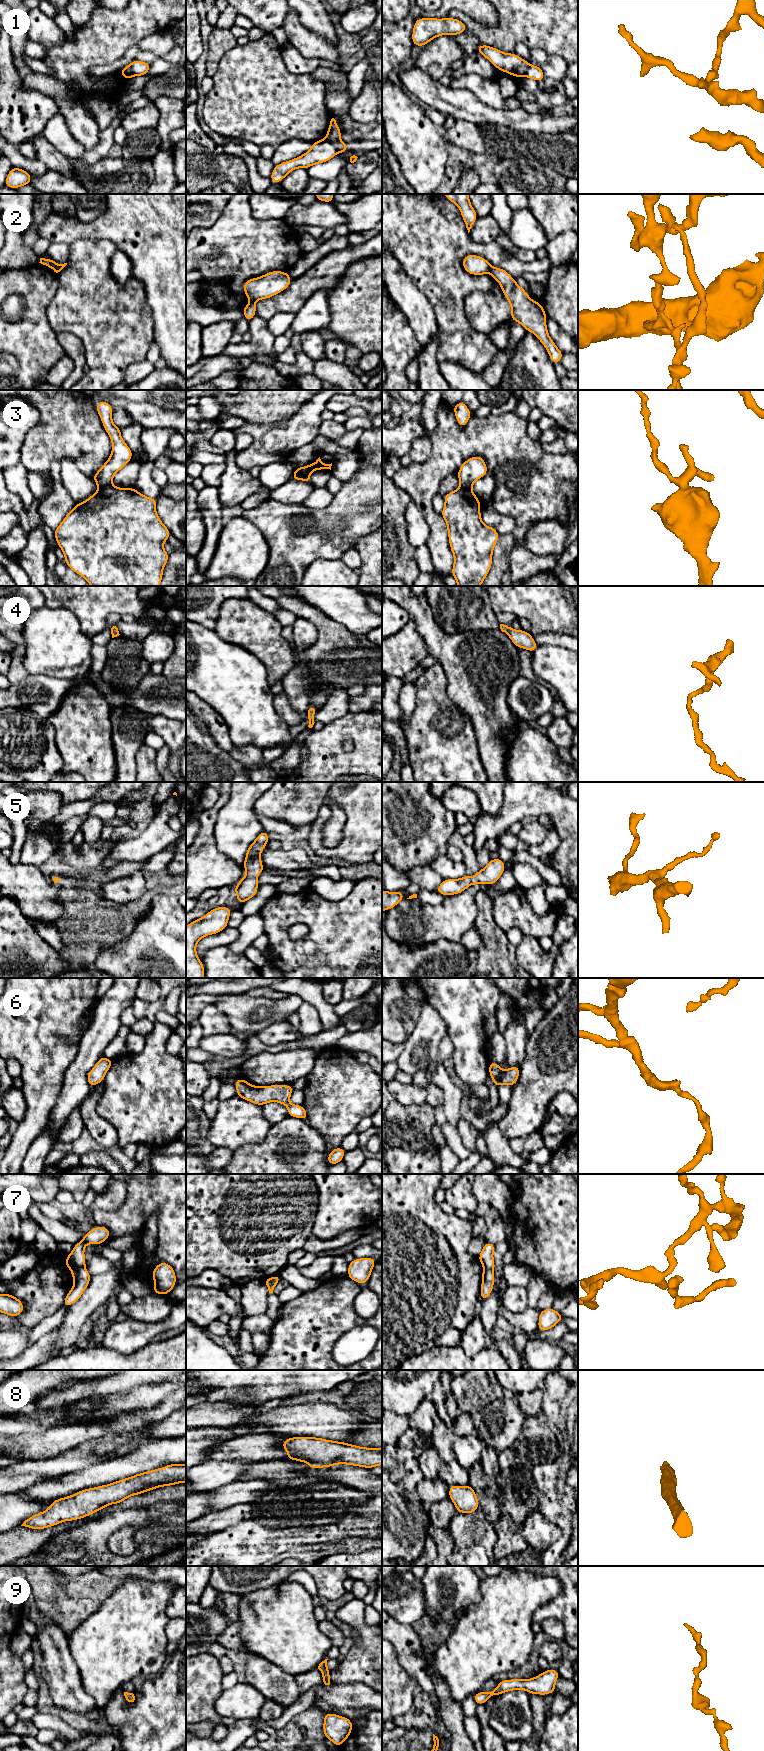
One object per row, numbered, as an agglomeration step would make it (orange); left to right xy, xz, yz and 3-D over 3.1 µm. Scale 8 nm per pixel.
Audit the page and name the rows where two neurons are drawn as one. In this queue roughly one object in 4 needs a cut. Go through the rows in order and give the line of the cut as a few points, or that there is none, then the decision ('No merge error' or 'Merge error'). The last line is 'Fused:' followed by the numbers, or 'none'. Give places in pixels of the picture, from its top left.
1: Split along xz (325, 138), (337, 152). Merge error
2: Split along yz (492, 267), (488, 272). Merge error
3: Split along xz (296, 468), (302, 474), (302, 479). Merge error
4: No split. No merge error
5: No split. No merge error
6: No split. No merge error
7: Split along xy (84, 1266), (72, 1270). Merge error
8: No split. No merge error
9: No split. No merge error
Fused: 1, 2, 3, 7

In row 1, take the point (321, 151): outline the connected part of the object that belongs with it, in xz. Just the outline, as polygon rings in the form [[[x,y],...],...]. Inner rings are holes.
[[[327,139],[312,143],[311,149],[301,156],[285,161],[274,167],[270,180],[280,183],[291,171],[297,168],[308,169],[310,166],[329,161],[337,154],[335,147]]]

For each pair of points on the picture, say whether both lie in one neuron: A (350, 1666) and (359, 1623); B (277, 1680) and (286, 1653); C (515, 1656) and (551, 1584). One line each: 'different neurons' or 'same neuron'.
A: same neuron
B: different neurons
C: same neuron

